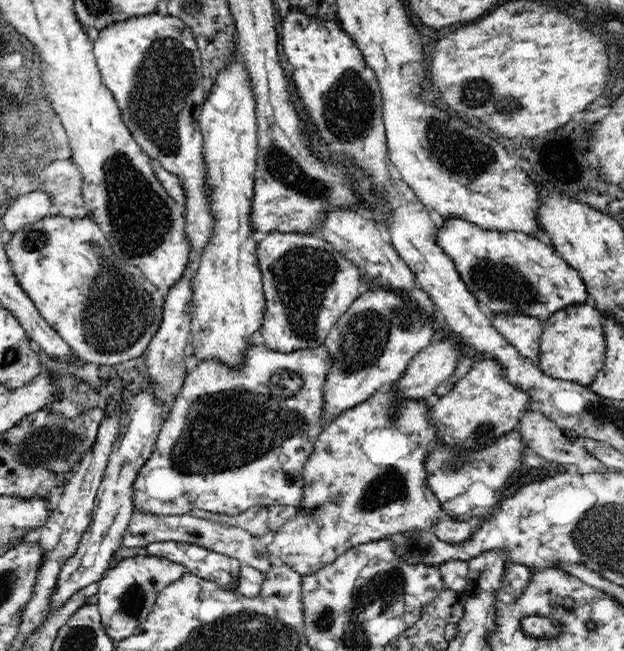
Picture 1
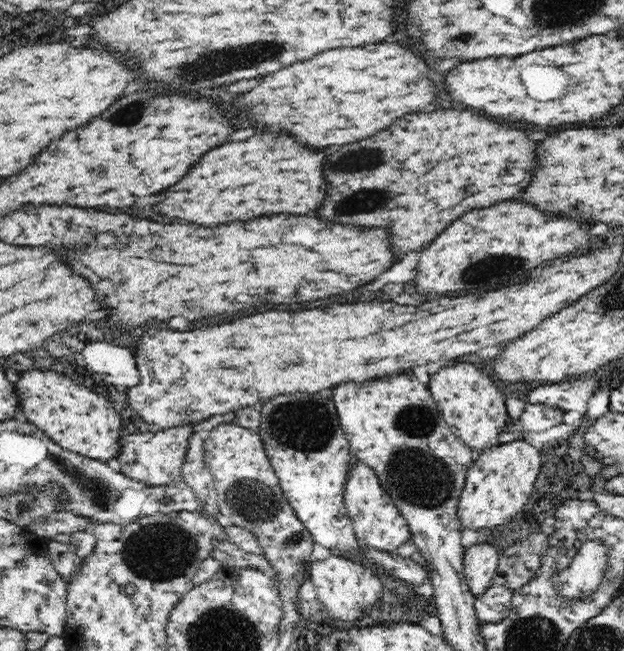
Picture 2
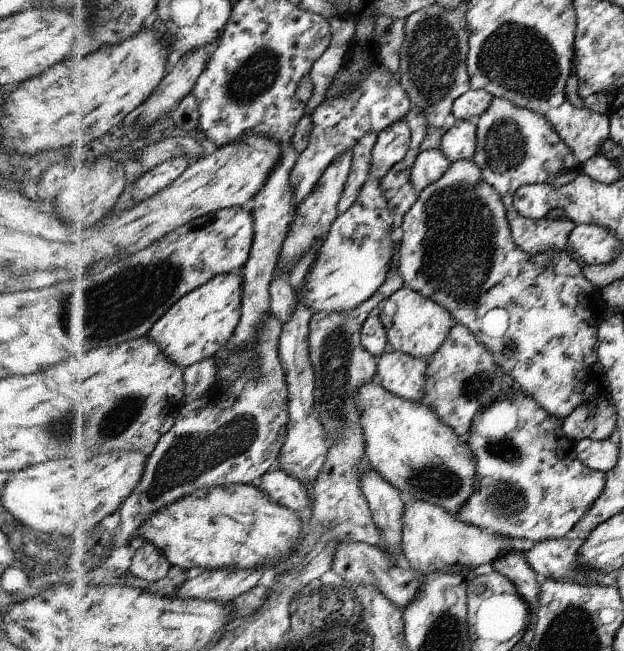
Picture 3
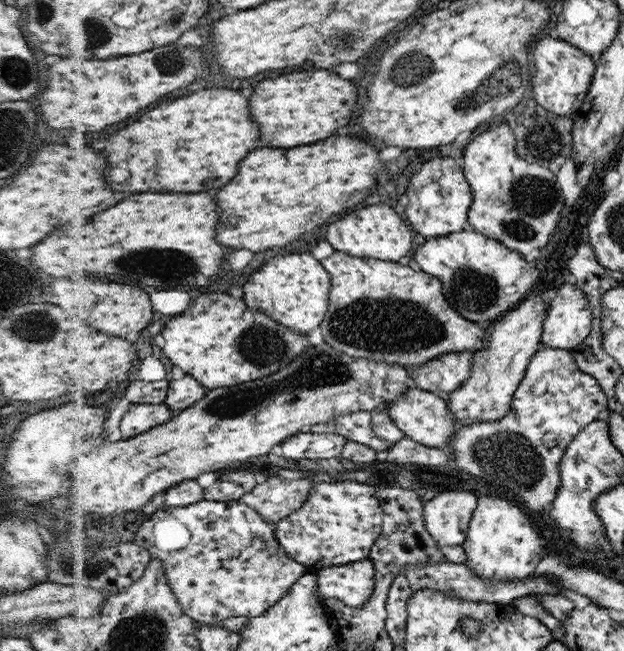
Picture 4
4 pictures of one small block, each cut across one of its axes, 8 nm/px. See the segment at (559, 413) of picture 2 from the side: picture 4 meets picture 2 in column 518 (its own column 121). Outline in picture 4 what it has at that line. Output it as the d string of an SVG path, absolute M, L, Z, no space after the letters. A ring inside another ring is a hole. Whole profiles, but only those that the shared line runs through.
M167 403L157 405L134 405L127 410L121 421L124 438L131 439L166 424L180 413L172 410Z

